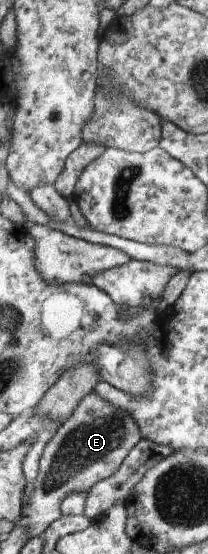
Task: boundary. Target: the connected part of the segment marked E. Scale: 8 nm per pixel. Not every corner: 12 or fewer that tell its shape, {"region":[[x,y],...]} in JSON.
{"region":[[86,395],[42,455],[19,523],[41,536],[74,491],[115,475],[142,439]]}

